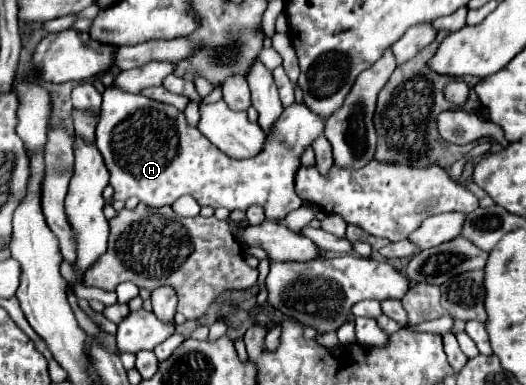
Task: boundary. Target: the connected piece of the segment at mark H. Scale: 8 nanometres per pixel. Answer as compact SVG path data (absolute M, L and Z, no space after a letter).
M108 87L102 93L96 147L102 151L110 171L114 199L126 201L128 197L138 197L152 207L164 207L172 205L182 195L192 195L200 207L246 211L250 205L260 205L266 219L284 219L302 205L302 199L294 191L294 173L300 167L300 153L312 145L322 131L322 117L310 111L306 103L290 105L276 123L274 135L268 137L266 149L256 157L238 161L214 149L198 129L188 127L184 113L176 107Z

